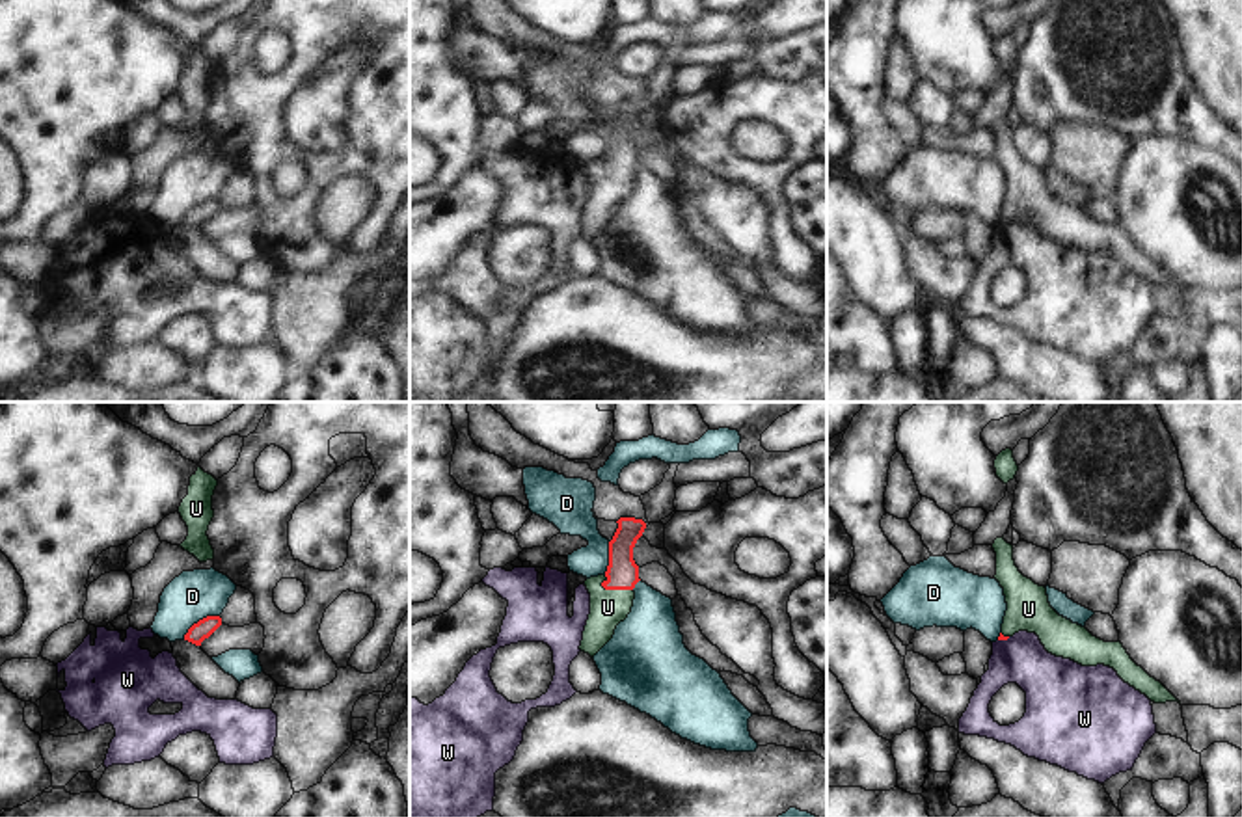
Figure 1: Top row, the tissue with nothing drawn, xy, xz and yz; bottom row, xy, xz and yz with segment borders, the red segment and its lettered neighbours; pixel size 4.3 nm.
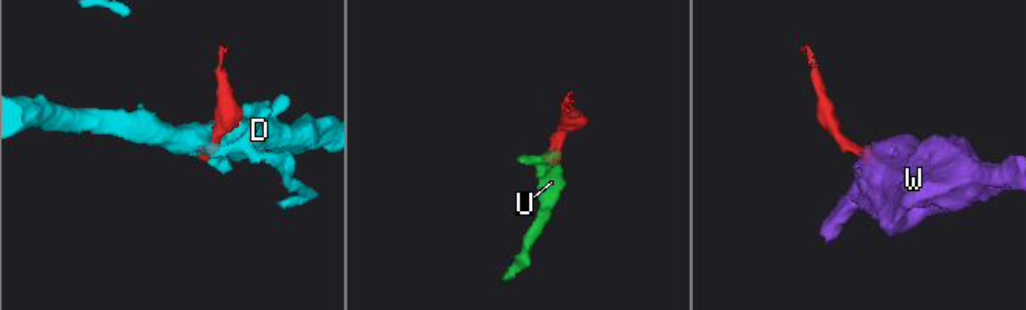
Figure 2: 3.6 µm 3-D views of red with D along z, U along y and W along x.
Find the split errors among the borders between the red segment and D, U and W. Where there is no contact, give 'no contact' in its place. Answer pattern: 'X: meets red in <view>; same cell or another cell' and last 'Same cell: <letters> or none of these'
D: meets red in xy; another cell
U: meets red in xz; same cell
W: meets red in yz; another cell
Same cell: U

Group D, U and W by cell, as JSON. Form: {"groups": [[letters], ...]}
{"groups": [["D"], ["U"], ["W"]]}

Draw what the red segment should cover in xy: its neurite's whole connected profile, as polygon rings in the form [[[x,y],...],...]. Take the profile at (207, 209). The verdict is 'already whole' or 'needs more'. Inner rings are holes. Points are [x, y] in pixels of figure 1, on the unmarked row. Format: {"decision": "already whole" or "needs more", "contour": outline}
{"decision": "already whole", "contour": [[[207,199],[188,212],[184,223],[201,229],[201,225],[209,221],[220,208],[222,208],[220,199]]]}

